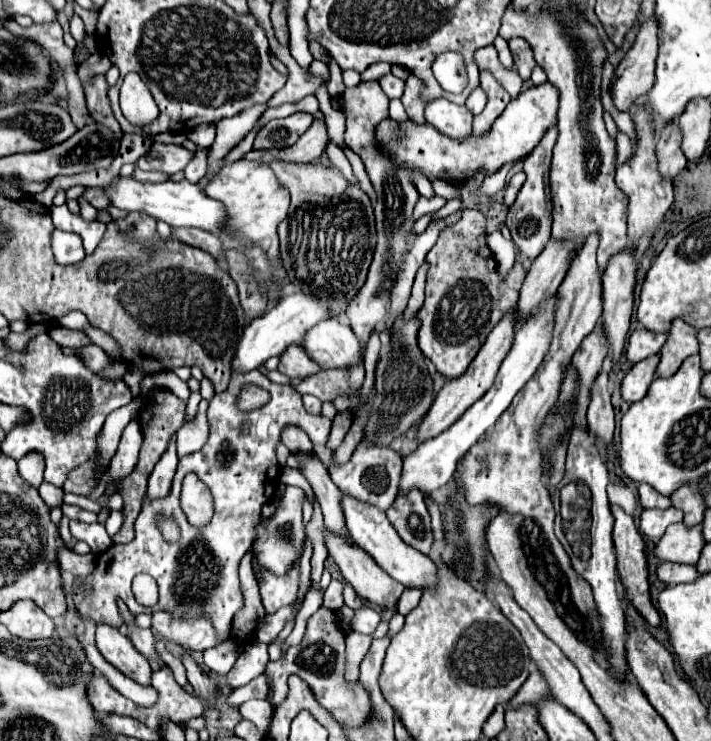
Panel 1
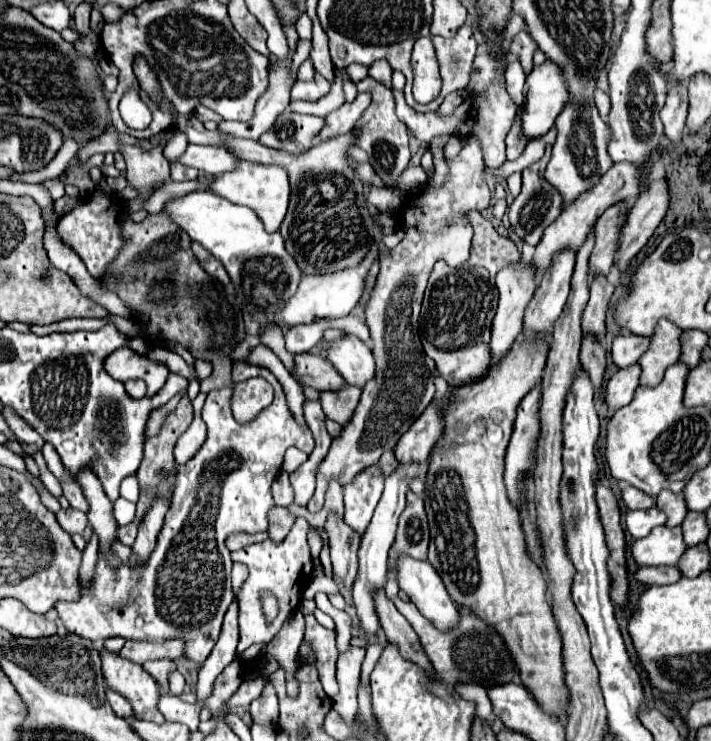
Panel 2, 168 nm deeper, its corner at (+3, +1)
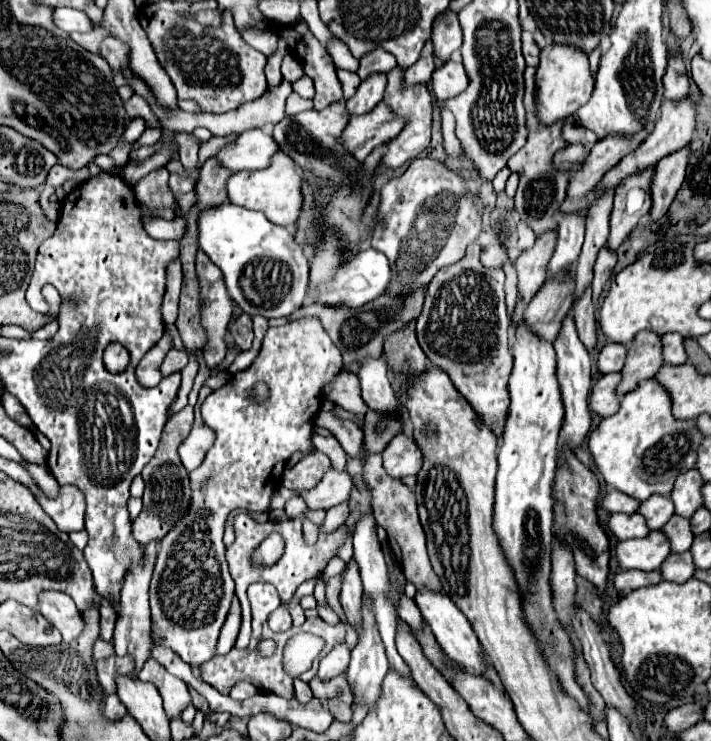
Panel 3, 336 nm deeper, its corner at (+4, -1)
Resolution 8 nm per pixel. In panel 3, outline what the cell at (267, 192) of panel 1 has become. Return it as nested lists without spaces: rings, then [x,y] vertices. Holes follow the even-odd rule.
[[[283,152],[273,156],[271,166],[263,170],[241,170],[233,174],[227,182],[229,190],[229,202],[243,206],[247,210],[259,210],[267,214],[269,220],[273,220],[279,226],[289,226],[297,222],[301,206],[303,206],[303,176],[299,166]]]

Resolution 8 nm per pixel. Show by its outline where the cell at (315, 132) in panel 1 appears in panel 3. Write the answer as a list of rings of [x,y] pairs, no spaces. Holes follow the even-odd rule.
[[[371,74],[365,78],[357,90],[357,94],[347,102],[349,114],[365,114],[373,110],[381,100],[387,86],[387,74]]]

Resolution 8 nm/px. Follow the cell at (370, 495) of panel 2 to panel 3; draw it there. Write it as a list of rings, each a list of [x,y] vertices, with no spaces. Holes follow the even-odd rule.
[[[367,514],[367,516],[361,516],[357,520],[357,526],[355,526],[355,532],[353,532],[353,560],[359,564],[359,572],[361,572],[361,580],[363,580],[363,588],[365,588],[365,596],[367,600],[371,602],[371,610],[375,614],[375,620],[377,620],[377,630],[379,630],[379,636],[385,644],[385,652],[387,652],[387,660],[389,660],[389,666],[399,672],[401,676],[405,678],[411,678],[411,670],[409,666],[405,664],[405,660],[399,656],[397,648],[395,648],[395,634],[397,634],[397,622],[399,622],[399,616],[397,616],[397,610],[393,608],[393,602],[389,602],[389,572],[387,572],[387,564],[385,564],[385,558],[383,558],[383,552],[381,552],[381,546],[379,546],[379,540],[377,540],[377,532],[375,532],[375,518],[373,514]]]

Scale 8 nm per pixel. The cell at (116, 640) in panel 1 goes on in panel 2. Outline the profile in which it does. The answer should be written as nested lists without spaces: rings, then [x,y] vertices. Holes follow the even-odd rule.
[[[104,650],[102,654],[102,674],[108,680],[108,686],[122,696],[126,696],[134,708],[134,718],[164,722],[162,712],[158,712],[158,684],[156,680],[136,662],[122,658],[120,654]]]

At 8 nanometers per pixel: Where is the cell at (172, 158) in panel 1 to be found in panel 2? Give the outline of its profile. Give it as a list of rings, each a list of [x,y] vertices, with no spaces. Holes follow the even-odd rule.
[[[188,144],[186,152],[176,158],[174,162],[182,164],[182,166],[192,166],[198,168],[204,174],[212,174],[218,176],[222,172],[228,172],[230,168],[234,168],[234,164],[238,162],[238,158],[222,148],[214,148],[214,146],[196,146],[196,144]]]

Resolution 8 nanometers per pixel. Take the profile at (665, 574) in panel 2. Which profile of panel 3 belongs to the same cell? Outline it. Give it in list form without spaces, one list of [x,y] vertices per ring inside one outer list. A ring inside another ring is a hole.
[[[627,570],[627,572],[617,572],[613,578],[613,586],[619,592],[631,592],[643,586],[653,586],[661,582],[661,572],[641,572],[641,570]]]

